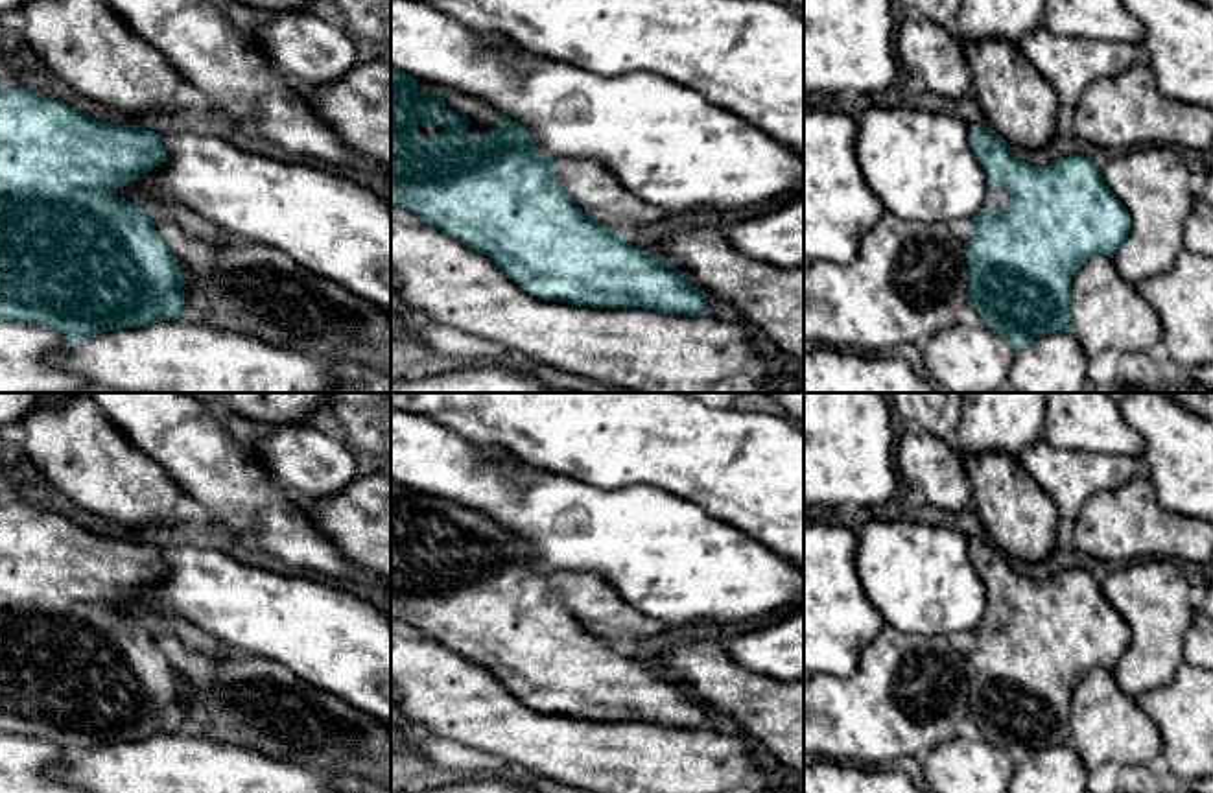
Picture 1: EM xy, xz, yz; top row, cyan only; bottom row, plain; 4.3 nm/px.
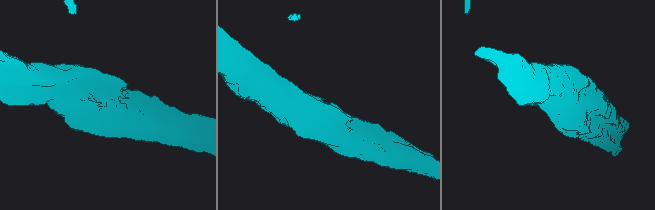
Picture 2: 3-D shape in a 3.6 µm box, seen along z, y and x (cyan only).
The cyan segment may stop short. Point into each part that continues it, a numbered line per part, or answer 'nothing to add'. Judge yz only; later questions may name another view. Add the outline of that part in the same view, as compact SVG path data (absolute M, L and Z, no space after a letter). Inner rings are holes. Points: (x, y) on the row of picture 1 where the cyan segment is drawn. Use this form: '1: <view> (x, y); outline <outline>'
1: yz (1000, 198); outline M992 186L992 197L986 199L986 208L1003 210L1010 203L1010 192L1005 186Z

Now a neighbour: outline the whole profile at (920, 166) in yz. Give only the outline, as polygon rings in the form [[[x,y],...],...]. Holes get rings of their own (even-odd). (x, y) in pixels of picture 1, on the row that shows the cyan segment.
[[[905,100],[855,114],[855,153],[863,177],[885,212],[909,221],[973,218],[986,203],[986,173],[970,146],[970,125],[953,114],[920,111]]]

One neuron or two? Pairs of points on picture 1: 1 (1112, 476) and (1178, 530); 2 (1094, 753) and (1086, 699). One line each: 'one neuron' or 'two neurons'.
1: two neurons
2: one neuron

